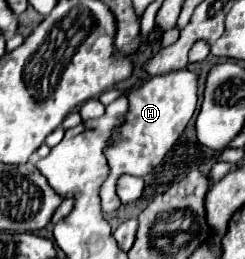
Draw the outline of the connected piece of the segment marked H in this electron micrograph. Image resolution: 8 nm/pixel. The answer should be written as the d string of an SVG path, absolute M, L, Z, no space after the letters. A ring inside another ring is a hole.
M176 70L162 76L152 76L142 88L130 92L130 110L126 114L126 124L116 130L114 146L106 150L110 174L100 190L102 210L114 212L120 208L120 198L116 194L116 182L122 174L130 176L146 176L150 174L170 152L176 140L186 130L190 118L198 106L198 74L190 70Z

